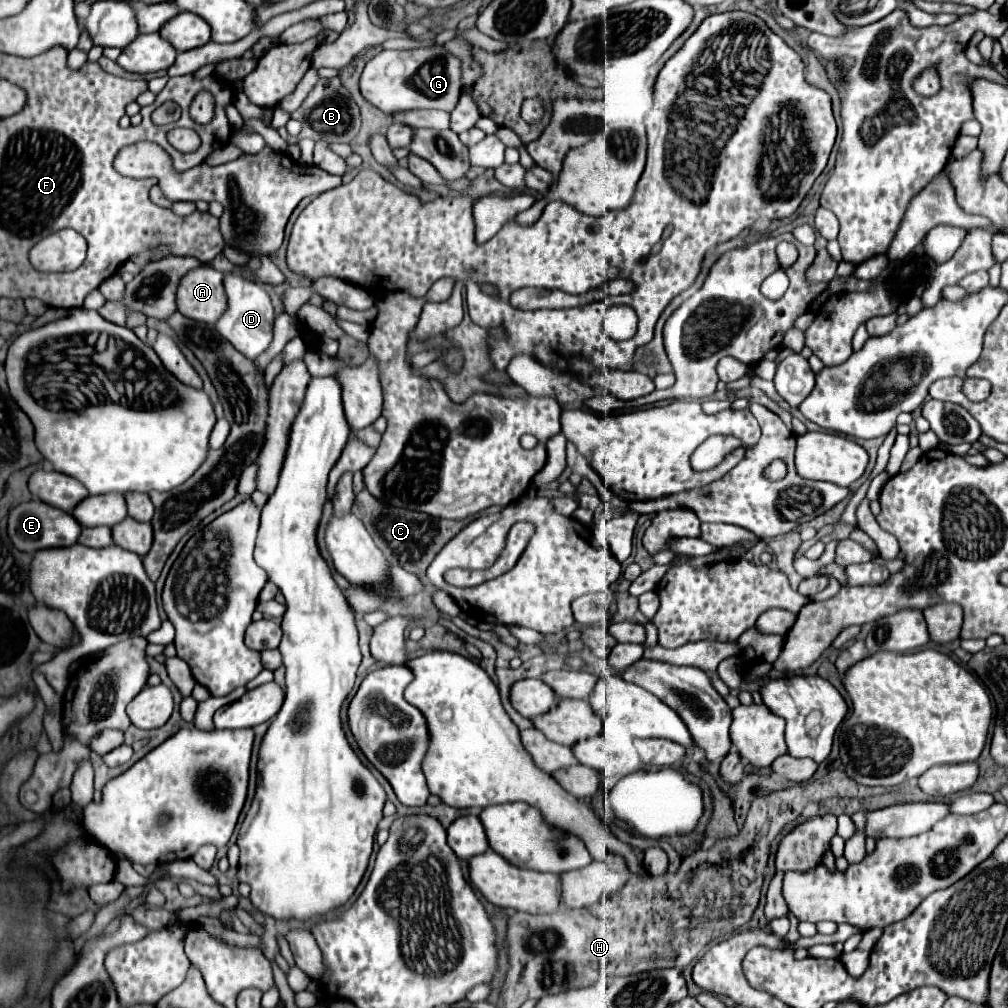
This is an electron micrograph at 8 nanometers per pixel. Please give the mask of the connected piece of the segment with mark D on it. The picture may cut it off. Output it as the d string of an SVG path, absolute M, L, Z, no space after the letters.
M227 274L225 280L223 280L223 284L225 284L229 308L223 314L223 318L219 318L219 322L215 324L215 328L241 354L247 354L247 358L255 360L257 356L261 356L271 346L271 340L273 340L273 320L275 320L275 312L273 312L271 298L269 298L269 294L265 292L265 288L261 284L251 282L251 280L243 278L243 276Z

